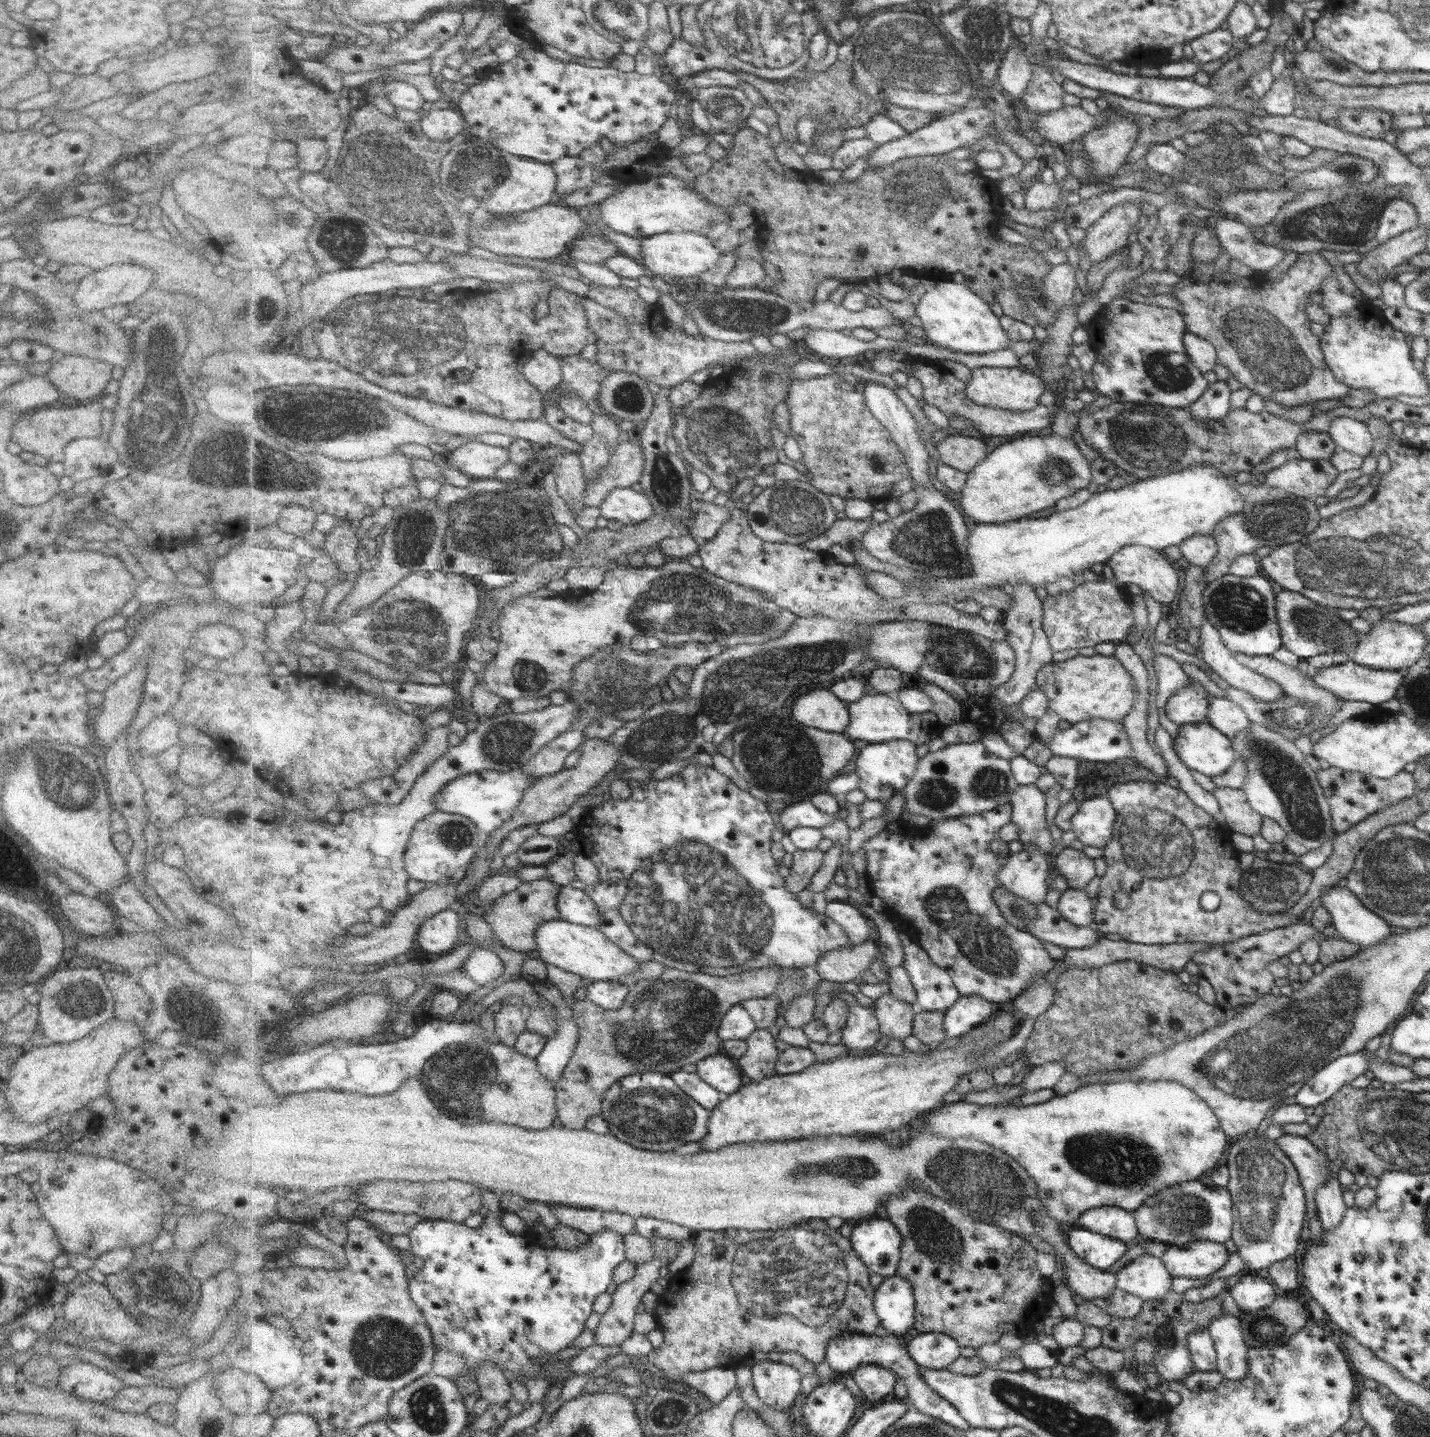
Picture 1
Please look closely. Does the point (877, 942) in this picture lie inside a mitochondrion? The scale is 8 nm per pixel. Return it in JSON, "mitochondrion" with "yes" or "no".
{"mitochondrion":"no"}

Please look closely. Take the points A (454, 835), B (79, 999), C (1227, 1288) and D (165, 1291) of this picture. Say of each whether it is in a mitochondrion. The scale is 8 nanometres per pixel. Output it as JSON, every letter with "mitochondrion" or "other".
{"A":"mitochondrion","B":"mitochondrion","C":"other","D":"mitochondrion"}

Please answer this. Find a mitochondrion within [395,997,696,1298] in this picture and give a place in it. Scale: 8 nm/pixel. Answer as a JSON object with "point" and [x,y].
{"point":[471,1085]}

